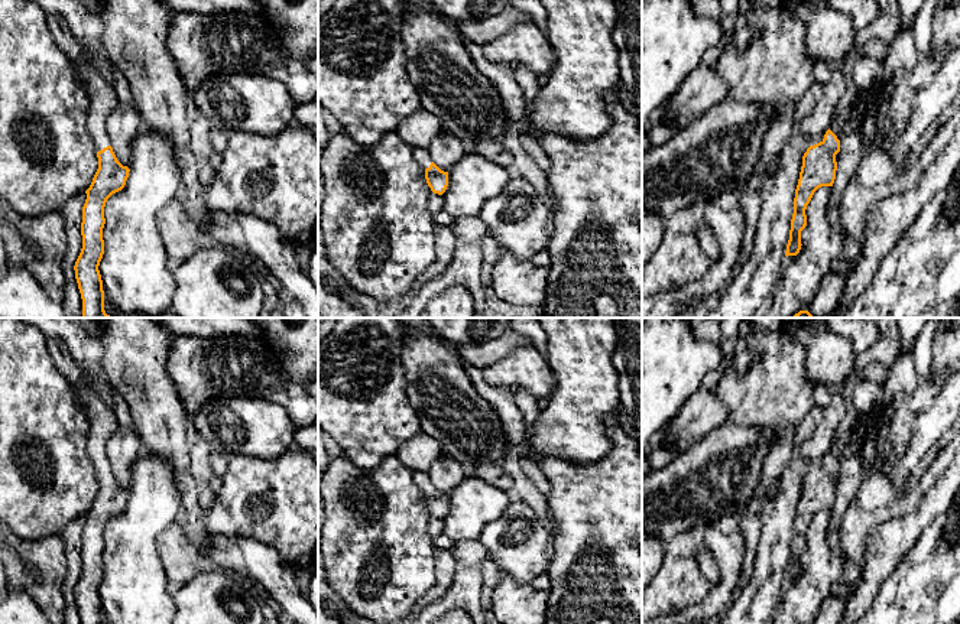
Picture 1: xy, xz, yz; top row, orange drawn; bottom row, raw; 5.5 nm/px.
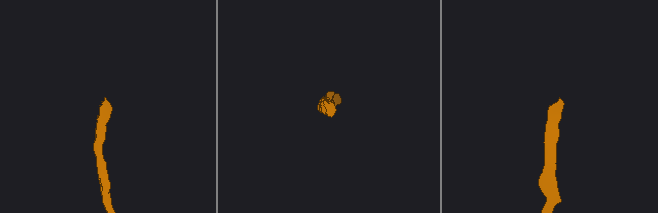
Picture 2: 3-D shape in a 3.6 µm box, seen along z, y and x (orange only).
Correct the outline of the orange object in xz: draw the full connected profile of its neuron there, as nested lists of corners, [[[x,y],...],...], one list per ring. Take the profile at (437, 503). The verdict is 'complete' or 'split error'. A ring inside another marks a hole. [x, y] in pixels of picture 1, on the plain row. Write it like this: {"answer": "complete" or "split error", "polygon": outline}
{"answer": "split error", "polygon": [[[415,472],[415,484],[425,497],[428,510],[434,517],[442,519],[448,510],[448,495],[441,494],[428,472]]]}

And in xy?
{"answer": "split error", "polygon": [[[49,337],[48,351],[56,368],[74,389],[78,400],[87,407],[90,430],[85,451],[97,475],[98,493],[85,514],[87,523],[82,530],[81,546],[82,572],[74,594],[81,623],[104,624],[103,604],[98,594],[104,578],[104,530],[113,517],[124,511],[130,495],[127,490],[117,484],[106,455],[106,442],[119,423],[113,409],[81,381],[81,371],[65,342]]]}

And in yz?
{"answer": "split error", "polygon": [[[828,452],[821,459],[810,464],[810,471],[802,480],[798,508],[794,521],[789,563],[785,579],[797,579],[801,573],[801,555],[807,549],[805,533],[814,516],[821,510],[833,510],[836,503],[836,478],[840,475],[840,464]]]}

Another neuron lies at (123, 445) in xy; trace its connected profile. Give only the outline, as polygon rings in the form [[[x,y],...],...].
[[[114,428],[106,442],[106,455],[117,484],[127,490],[132,484],[132,465],[142,451],[140,436],[134,428]]]

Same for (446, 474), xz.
[[[442,454],[431,464],[428,475],[432,485],[444,495],[448,495],[466,478],[461,464]]]

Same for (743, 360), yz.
[[[739,348],[733,360],[721,371],[743,376],[756,361],[758,361],[756,354]]]

